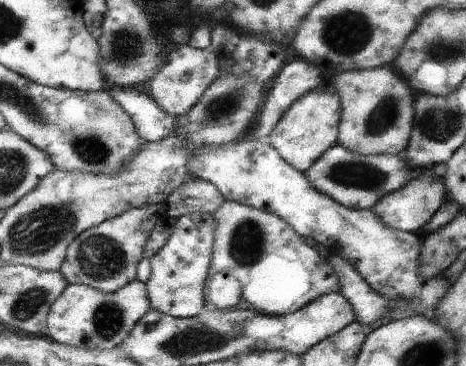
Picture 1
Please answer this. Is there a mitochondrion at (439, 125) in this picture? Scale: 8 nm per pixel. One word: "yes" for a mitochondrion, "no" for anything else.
yes

